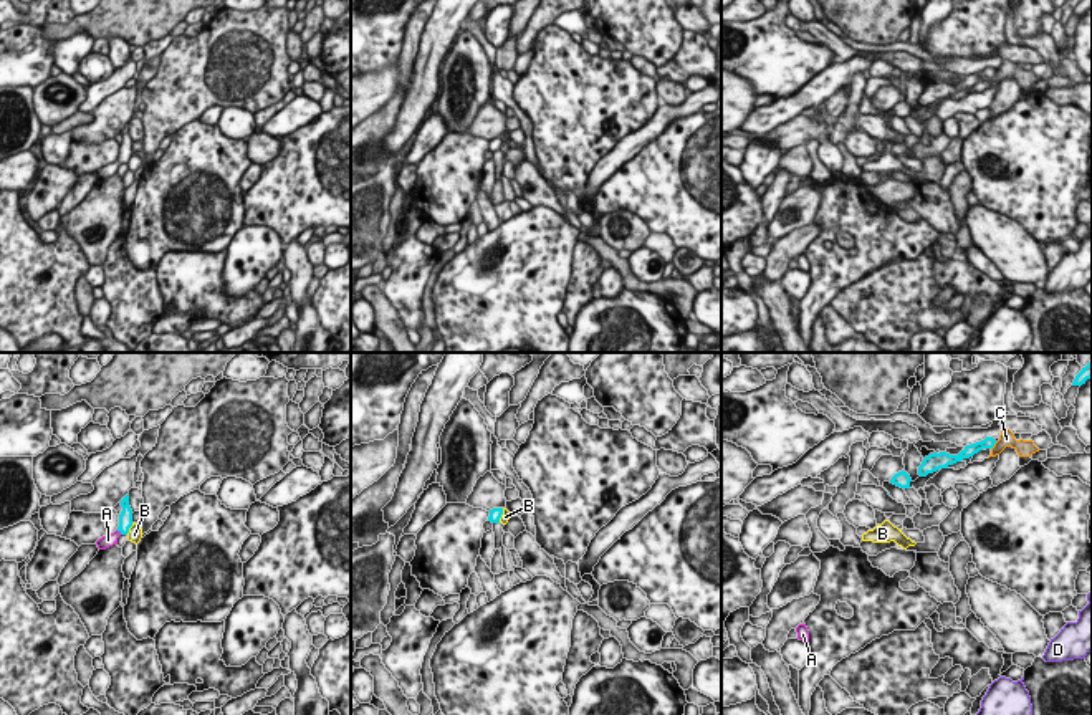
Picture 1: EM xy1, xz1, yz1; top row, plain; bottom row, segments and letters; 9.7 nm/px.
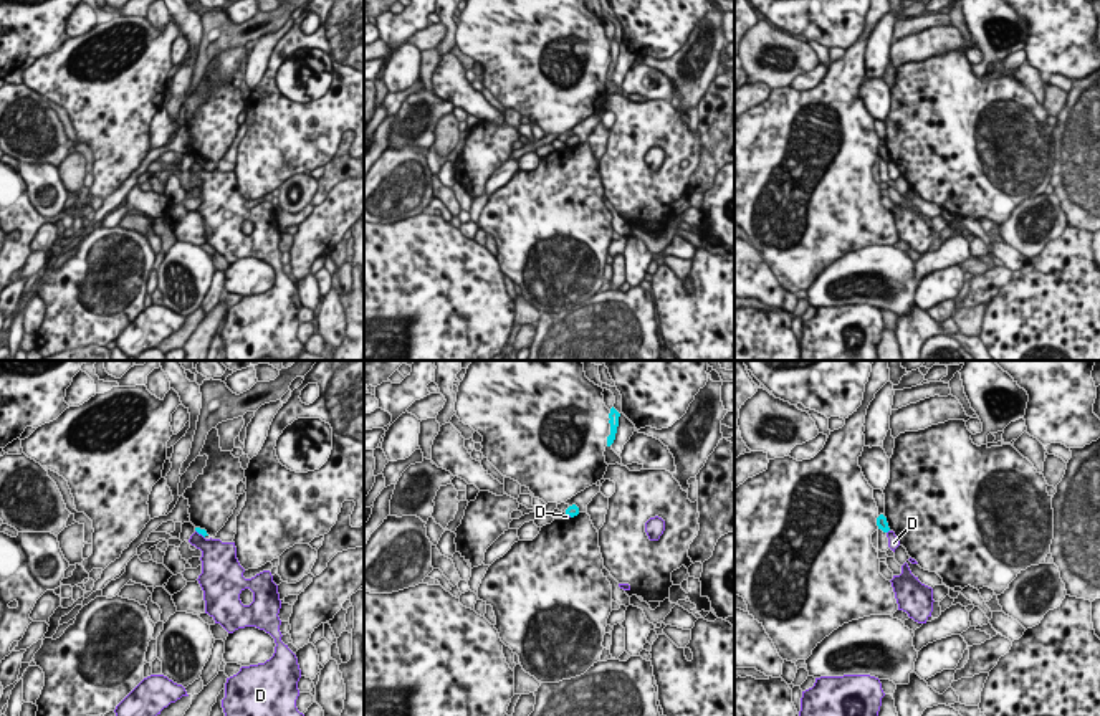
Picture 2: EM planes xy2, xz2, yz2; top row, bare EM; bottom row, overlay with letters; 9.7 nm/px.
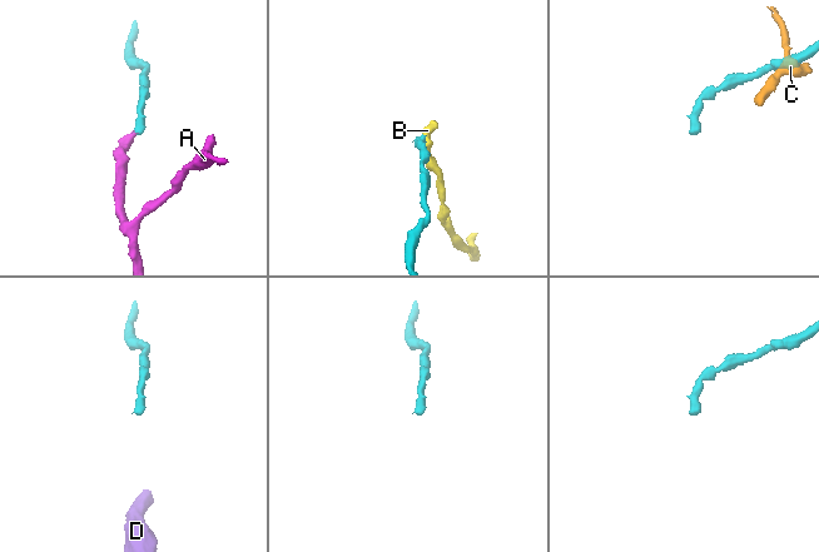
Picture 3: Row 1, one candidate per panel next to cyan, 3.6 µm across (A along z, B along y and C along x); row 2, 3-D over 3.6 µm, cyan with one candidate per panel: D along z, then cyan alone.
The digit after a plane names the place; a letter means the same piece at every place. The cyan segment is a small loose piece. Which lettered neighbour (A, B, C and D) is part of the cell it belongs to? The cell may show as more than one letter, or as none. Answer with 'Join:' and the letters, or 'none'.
Join: A

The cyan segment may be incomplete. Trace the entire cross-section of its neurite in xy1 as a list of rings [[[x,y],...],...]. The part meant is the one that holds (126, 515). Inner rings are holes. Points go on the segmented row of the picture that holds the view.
[[[126,495],[122,500],[121,500],[121,506],[122,506],[122,511],[119,515],[119,526],[114,533],[111,535],[106,535],[103,538],[99,538],[96,541],[98,548],[99,549],[106,549],[113,545],[117,545],[117,538],[121,535],[127,535],[129,533],[129,528],[132,526],[132,510],[129,506],[129,495]]]

